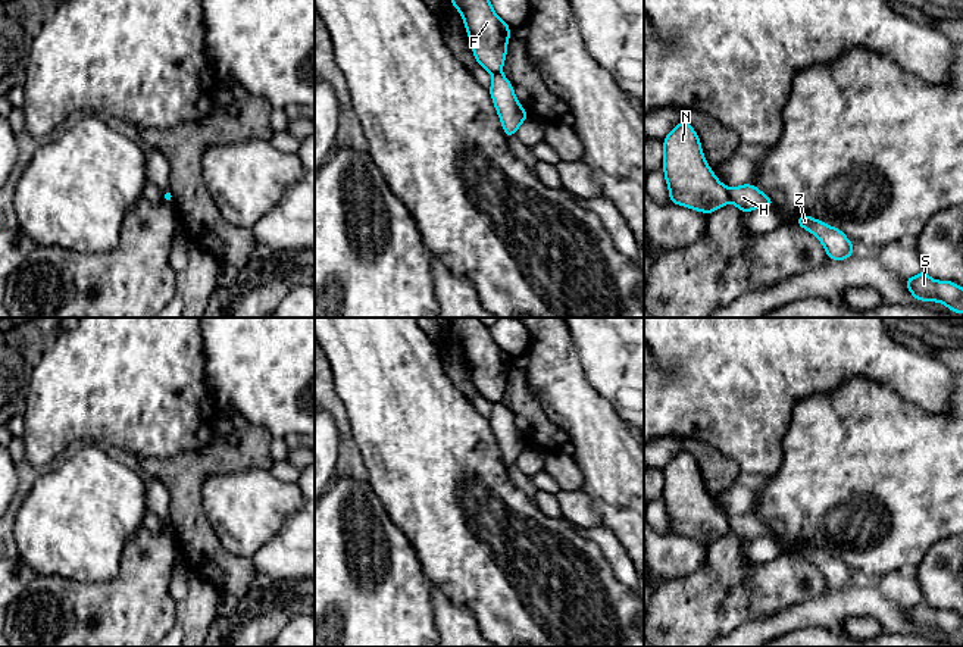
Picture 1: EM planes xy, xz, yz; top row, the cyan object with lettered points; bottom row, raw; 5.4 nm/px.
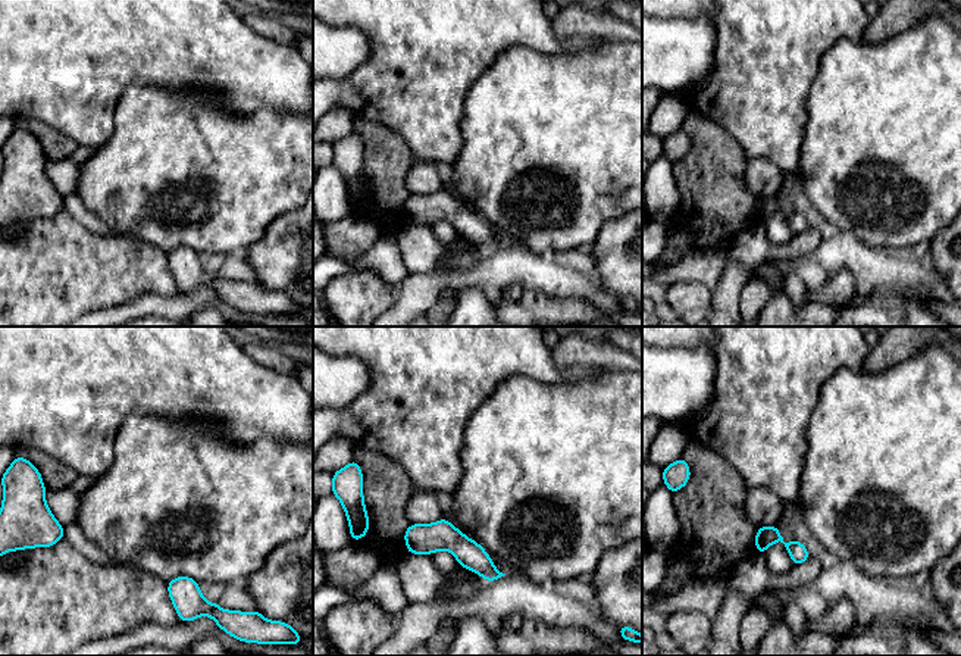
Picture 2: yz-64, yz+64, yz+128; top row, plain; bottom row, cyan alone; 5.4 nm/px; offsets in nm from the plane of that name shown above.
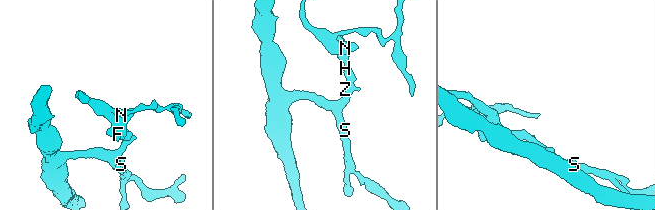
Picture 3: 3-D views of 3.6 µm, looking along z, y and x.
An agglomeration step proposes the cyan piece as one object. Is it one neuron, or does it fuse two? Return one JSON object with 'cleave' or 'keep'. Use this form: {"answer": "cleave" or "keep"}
{"answer": "cleave"}

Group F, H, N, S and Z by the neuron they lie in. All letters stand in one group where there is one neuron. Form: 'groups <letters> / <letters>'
groups F N / H S Z

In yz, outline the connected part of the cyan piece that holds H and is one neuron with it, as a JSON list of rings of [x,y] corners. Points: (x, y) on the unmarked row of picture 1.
[[[751,512],[729,518],[729,529],[740,538],[741,543],[760,537],[775,537],[772,528]]]

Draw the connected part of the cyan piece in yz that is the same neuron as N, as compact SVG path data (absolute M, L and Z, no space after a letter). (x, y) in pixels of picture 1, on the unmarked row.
M685 450L663 469L662 497L673 534L710 544L731 531L729 518L716 507L695 459Z

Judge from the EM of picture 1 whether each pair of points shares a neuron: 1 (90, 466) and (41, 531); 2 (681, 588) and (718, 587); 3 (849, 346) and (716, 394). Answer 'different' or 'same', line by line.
1: same
2: same
3: same

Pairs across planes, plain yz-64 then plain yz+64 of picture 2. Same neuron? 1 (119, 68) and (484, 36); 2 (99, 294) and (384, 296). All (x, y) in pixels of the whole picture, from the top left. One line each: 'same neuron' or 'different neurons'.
1: same neuron
2: same neuron

